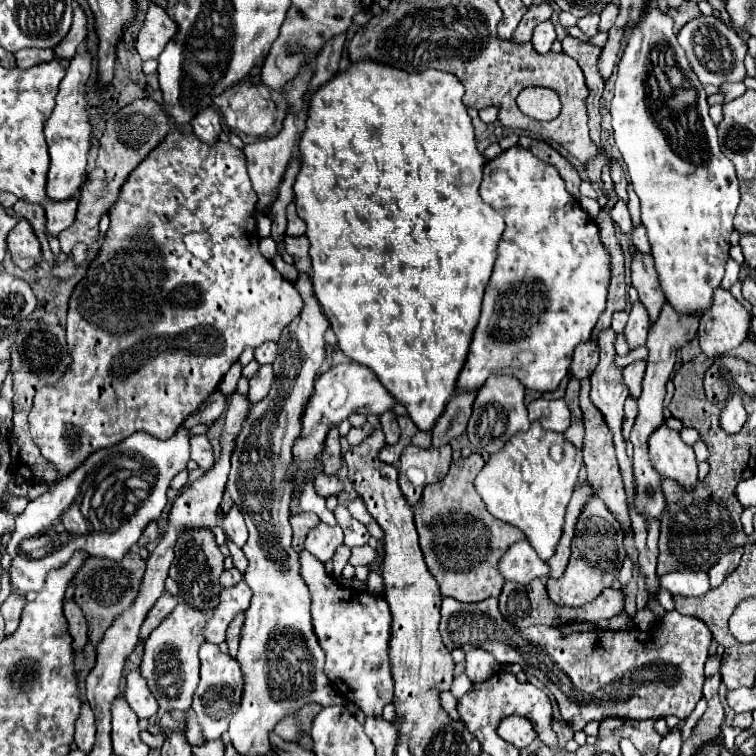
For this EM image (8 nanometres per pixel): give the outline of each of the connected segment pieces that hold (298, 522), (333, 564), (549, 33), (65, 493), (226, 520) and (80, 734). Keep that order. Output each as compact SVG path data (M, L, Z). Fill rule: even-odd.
M298 513L298 515L294 515L290 519L290 523L292 523L292 529L294 529L294 541L292 541L292 545L294 545L296 551L302 551L304 549L306 533L312 527L316 527L320 523L320 519L316 515L312 515L312 513Z
M340 545L336 549L336 555L326 563L326 571L330 577L338 577L344 569L344 565L348 563L348 557L350 557L350 549L346 545Z
M544 21L540 23L536 29L534 29L534 35L532 35L532 45L538 53L548 53L552 43L556 39L556 31L554 31L554 25L550 21Z
M180 427L168 441L152 439L148 433L138 431L132 433L128 439L120 441L116 447L108 447L104 451L92 453L76 471L72 471L72 475L48 483L48 491L38 499L28 501L24 513L18 515L12 539L6 547L6 551L12 555L12 567L10 567L12 585L24 593L42 591L48 571L54 571L64 563L68 563L68 559L76 551L120 561L138 543L144 527L162 515L168 503L166 493L170 481L174 479L176 473L186 469L188 461L190 461L190 437L184 427ZM72 507L78 509L76 513L80 513L80 517L76 517L76 525L68 527L66 513L72 511Z
M236 505L222 517L220 527L224 529L224 533L230 541L234 541L238 547L244 547L244 543L248 539L248 531L246 531L246 525L244 525L244 517L242 517L242 513Z
M88 703L82 705L74 725L76 725L74 741L76 741L78 749L82 749L84 753L90 753L92 745L94 745L94 735L96 735L96 723L94 723L94 711L90 709Z

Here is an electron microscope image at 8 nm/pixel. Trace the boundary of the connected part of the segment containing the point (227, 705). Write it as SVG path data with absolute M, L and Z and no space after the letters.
M208 641L202 643L198 655L200 655L200 685L194 695L194 713L198 717L198 723L202 725L204 737L208 741L214 741L228 729L232 713L236 713L240 707L244 677L238 667L238 661L230 655L224 655L214 643Z

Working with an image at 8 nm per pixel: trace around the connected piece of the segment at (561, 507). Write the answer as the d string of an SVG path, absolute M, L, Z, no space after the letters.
M534 421L528 431L512 435L498 453L490 455L476 477L476 491L496 519L524 531L538 557L548 561L560 541L564 513L578 481L580 467L582 451L568 443L562 433L544 431L540 423Z

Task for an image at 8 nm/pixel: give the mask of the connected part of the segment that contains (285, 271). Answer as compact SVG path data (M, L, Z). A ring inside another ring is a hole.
M279 254L274 257L272 264L283 277L294 283L296 277L298 277L298 272L294 265L286 263Z

